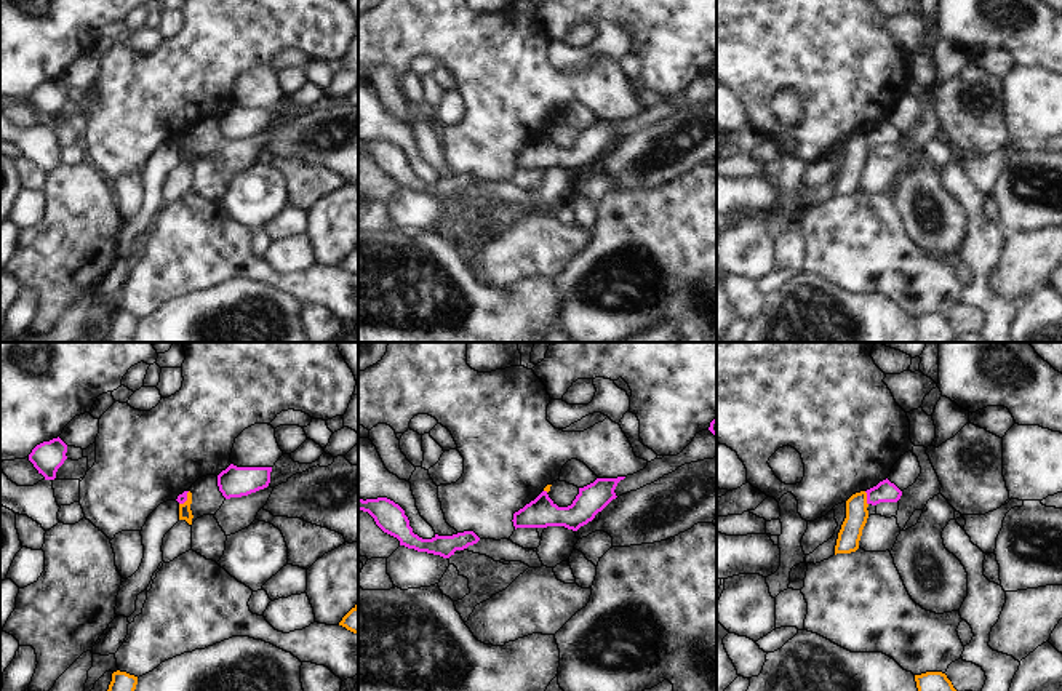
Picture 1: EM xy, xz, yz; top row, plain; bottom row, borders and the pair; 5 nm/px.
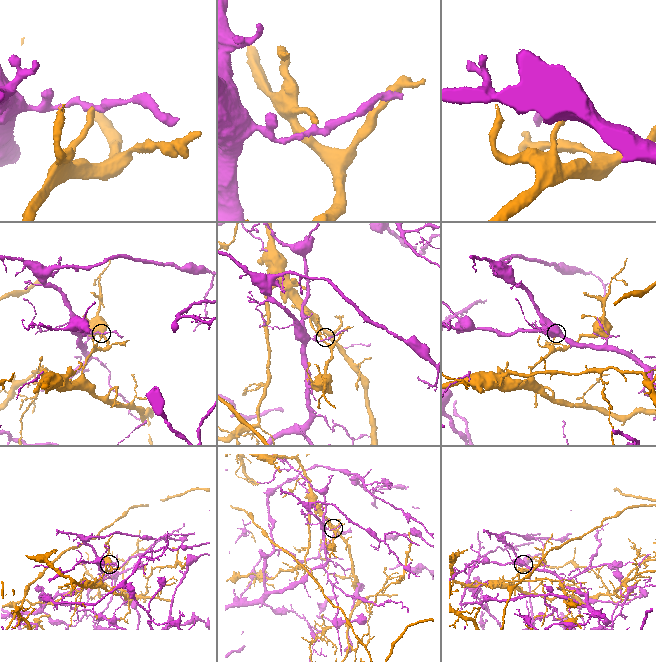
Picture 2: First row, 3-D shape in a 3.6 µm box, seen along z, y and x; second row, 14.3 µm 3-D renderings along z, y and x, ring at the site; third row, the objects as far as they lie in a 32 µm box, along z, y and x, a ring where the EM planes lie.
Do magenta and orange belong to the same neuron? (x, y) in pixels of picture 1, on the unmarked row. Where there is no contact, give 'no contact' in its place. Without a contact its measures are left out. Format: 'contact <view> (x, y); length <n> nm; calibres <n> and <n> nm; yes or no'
contact yz (867, 139); length 70 nm; calibres 110 and 110 nm; no

